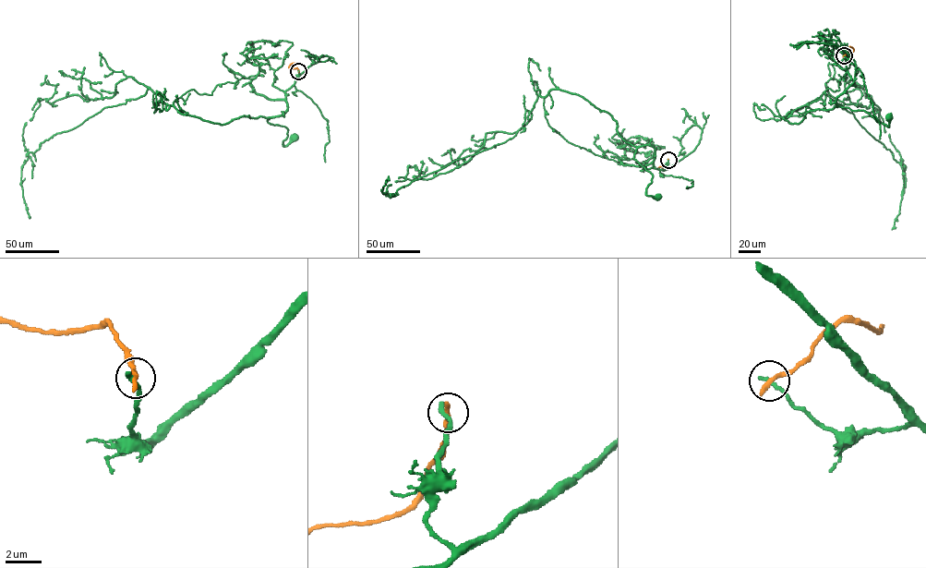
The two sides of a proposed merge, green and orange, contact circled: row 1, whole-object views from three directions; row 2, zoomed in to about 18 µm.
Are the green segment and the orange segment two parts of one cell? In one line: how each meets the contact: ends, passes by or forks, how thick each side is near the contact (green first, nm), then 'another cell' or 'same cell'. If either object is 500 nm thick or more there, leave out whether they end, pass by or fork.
green ends | orange ends | 280/360 nm | another cell

